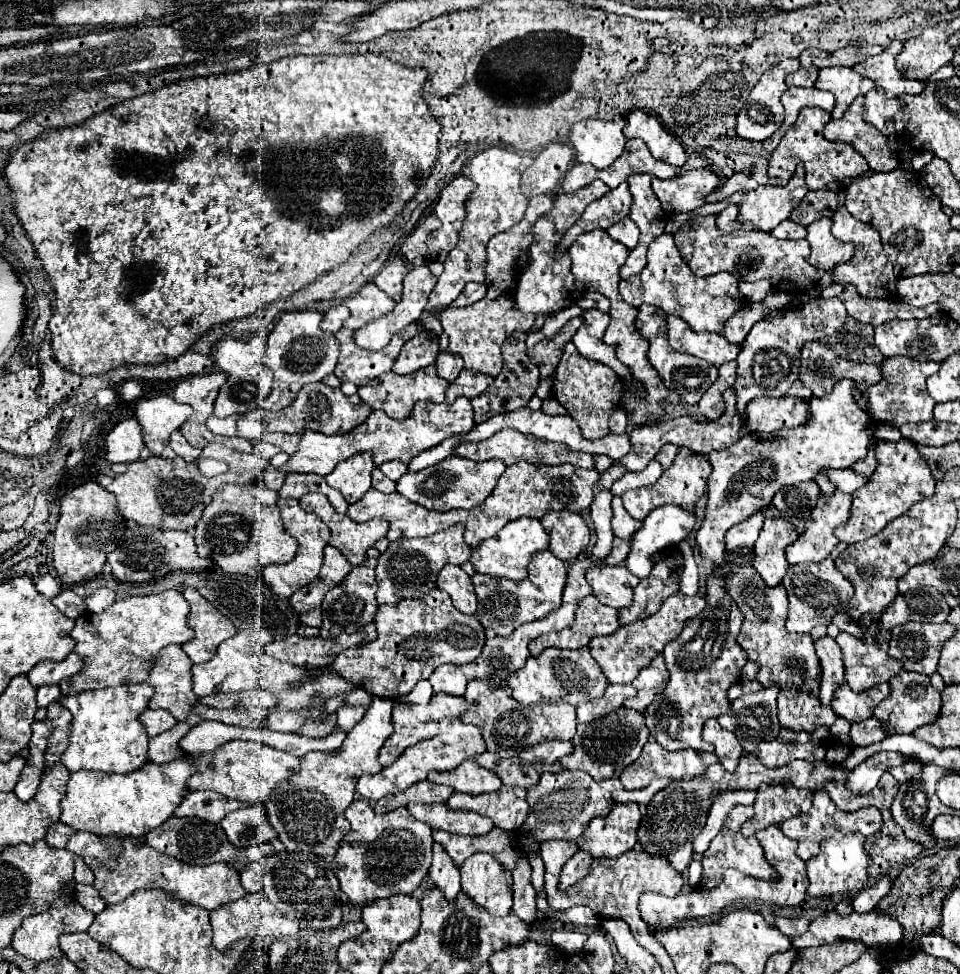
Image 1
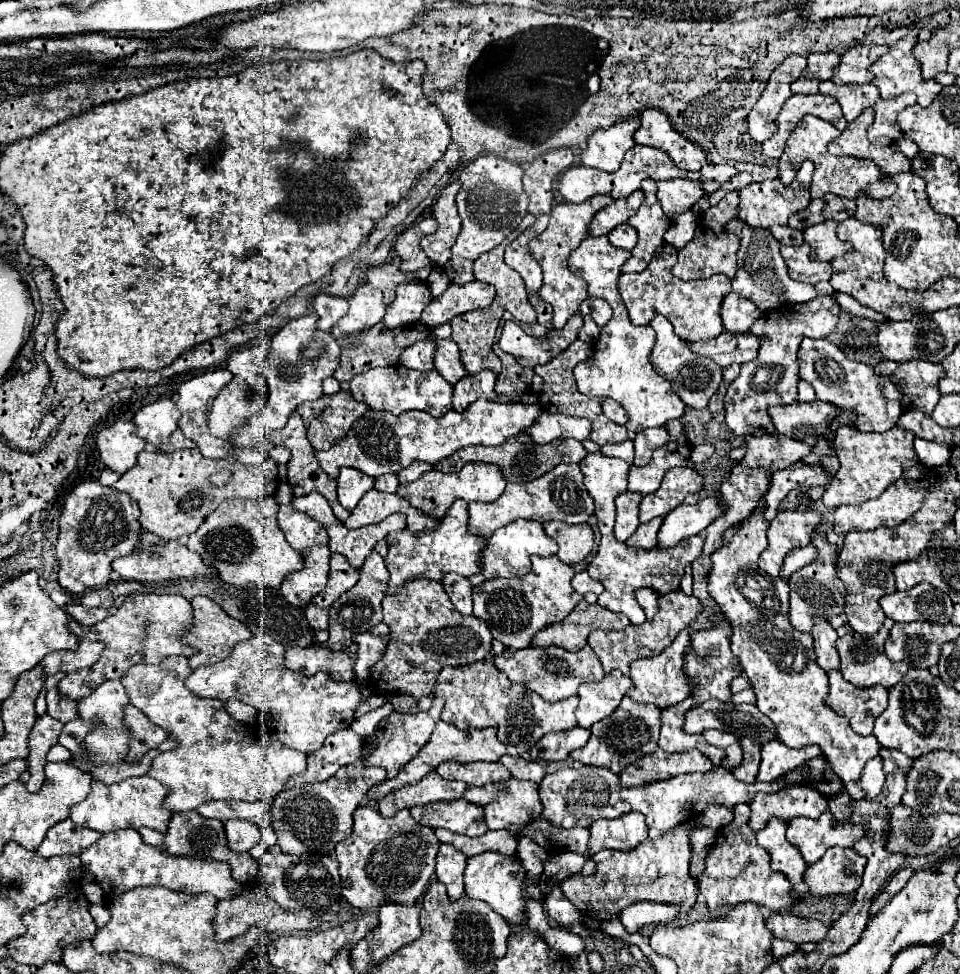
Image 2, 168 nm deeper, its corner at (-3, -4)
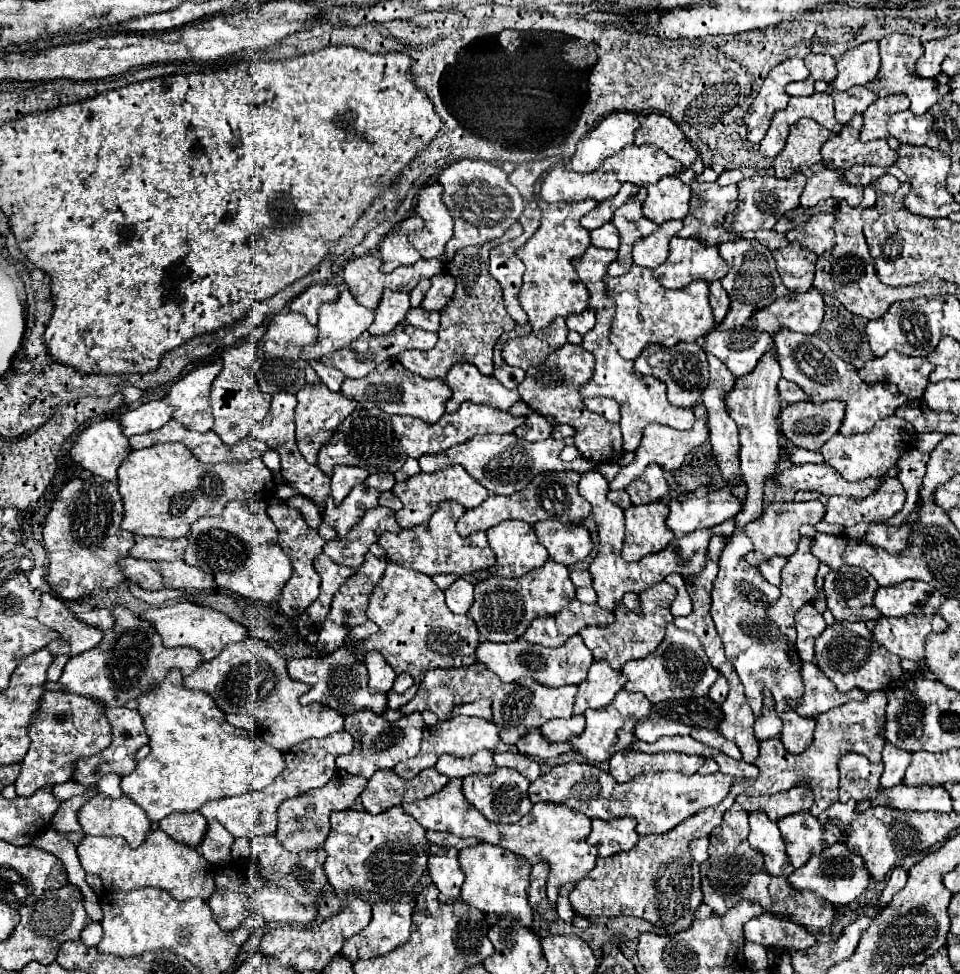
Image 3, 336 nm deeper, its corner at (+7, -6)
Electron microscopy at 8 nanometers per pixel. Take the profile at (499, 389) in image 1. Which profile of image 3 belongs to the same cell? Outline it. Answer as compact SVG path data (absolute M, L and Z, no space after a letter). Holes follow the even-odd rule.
M496 350L496 354L494 354L494 378L496 378L496 380L500 380L506 388L516 388L516 386L524 380L524 376L526 376L524 370L508 366L508 364L504 362L500 350Z

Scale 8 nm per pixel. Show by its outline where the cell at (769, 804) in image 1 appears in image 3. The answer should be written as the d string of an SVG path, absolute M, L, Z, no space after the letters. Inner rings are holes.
M798 784L786 792L778 792L772 796L756 796L754 798L754 796L740 794L736 798L736 802L740 802L746 812L764 810L772 820L780 820L784 816L810 810L810 806L814 804L814 796L810 794L810 790L806 790L806 784Z

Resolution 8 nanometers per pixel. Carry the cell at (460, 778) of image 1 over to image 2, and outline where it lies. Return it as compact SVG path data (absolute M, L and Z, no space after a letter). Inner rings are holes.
M442 762L436 772L446 780L460 780L468 786L484 786L496 784L510 778L510 772L498 762Z

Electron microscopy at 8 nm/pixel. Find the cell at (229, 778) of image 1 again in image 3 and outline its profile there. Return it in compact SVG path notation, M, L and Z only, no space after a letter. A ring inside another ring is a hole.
M178 670L170 672L150 694L140 696L138 702L150 738L150 754L136 764L132 774L122 778L120 788L124 796L146 810L150 822L160 822L172 812L194 812L208 800L262 790L282 772L282 752L228 724L214 698L188 690Z

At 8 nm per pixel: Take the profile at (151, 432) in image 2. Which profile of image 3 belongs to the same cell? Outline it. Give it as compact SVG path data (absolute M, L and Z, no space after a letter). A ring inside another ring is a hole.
M154 400L148 404L142 404L136 410L126 412L120 418L120 424L124 428L124 434L130 438L134 434L146 434L152 430L162 428L172 418L172 406L164 404L162 400Z

